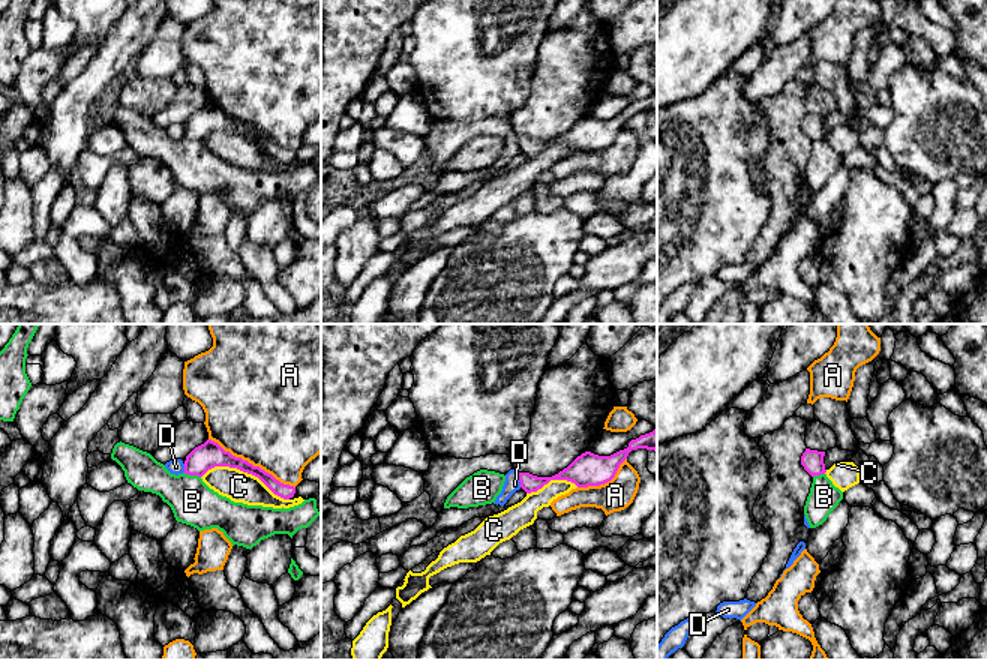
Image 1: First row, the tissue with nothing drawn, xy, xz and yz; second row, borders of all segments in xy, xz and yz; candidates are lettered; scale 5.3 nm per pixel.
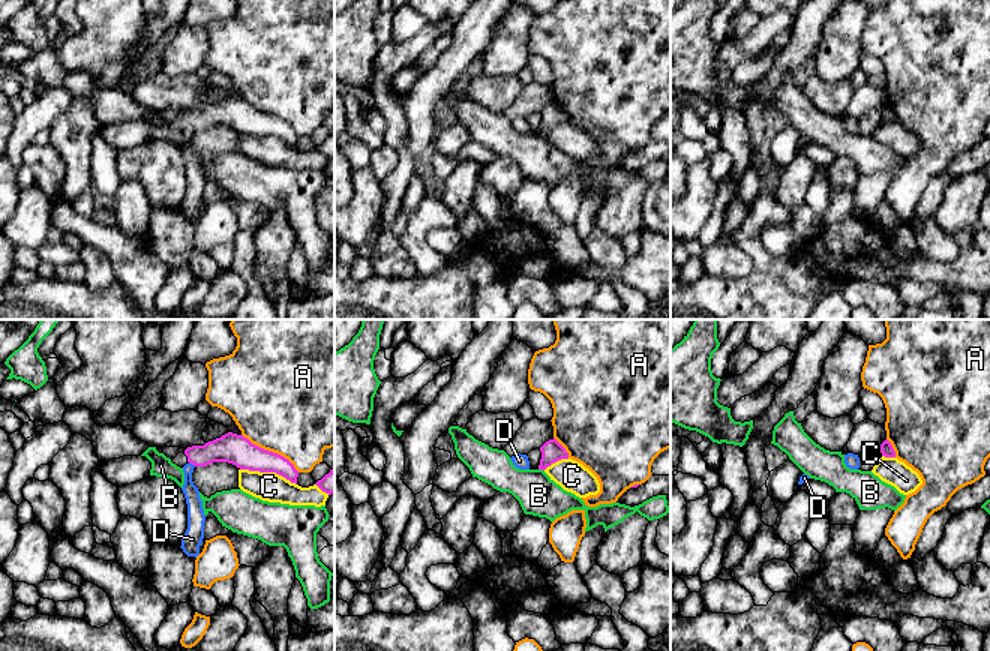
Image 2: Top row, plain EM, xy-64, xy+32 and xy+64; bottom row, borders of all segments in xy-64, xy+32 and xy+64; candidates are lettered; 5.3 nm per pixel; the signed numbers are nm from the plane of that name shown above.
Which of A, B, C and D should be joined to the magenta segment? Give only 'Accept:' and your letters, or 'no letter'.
Accept: no letter

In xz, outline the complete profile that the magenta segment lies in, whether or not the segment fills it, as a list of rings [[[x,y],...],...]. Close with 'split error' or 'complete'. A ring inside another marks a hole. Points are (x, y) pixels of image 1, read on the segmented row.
[[[657,428],[645,435],[628,442],[628,447],[610,456],[598,456],[585,452],[578,456],[567,468],[552,477],[537,477],[530,472],[518,472],[520,488],[526,492],[537,492],[550,480],[567,480],[578,488],[600,486],[610,482],[620,465],[627,459],[632,450],[646,448],[657,453]]]; complete

